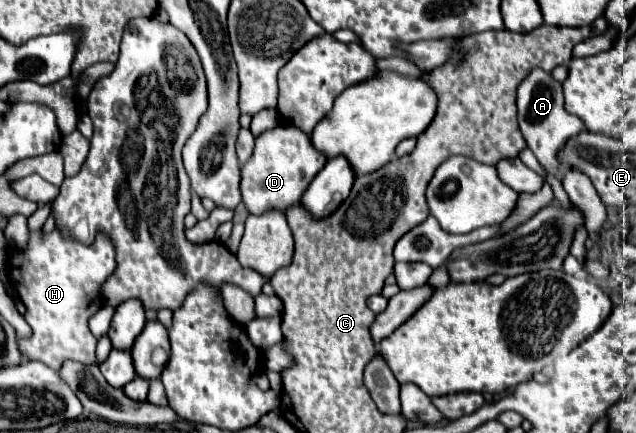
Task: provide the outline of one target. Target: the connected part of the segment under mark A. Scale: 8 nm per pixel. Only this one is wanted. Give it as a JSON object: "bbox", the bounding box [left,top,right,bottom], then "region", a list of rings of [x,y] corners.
{"bbox":[517,67,583,173],"region":[[[535,67],[531,73],[521,81],[517,89],[517,109],[519,109],[519,129],[529,145],[529,149],[535,153],[539,163],[549,171],[557,173],[559,161],[557,161],[557,151],[561,145],[569,139],[575,137],[577,133],[583,131],[583,121],[571,113],[565,111],[563,107],[563,89],[561,83],[551,77],[551,73]]]}

